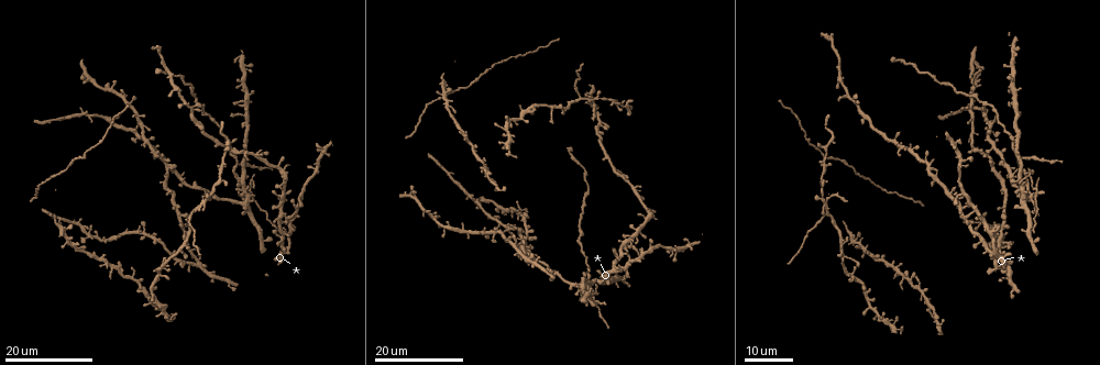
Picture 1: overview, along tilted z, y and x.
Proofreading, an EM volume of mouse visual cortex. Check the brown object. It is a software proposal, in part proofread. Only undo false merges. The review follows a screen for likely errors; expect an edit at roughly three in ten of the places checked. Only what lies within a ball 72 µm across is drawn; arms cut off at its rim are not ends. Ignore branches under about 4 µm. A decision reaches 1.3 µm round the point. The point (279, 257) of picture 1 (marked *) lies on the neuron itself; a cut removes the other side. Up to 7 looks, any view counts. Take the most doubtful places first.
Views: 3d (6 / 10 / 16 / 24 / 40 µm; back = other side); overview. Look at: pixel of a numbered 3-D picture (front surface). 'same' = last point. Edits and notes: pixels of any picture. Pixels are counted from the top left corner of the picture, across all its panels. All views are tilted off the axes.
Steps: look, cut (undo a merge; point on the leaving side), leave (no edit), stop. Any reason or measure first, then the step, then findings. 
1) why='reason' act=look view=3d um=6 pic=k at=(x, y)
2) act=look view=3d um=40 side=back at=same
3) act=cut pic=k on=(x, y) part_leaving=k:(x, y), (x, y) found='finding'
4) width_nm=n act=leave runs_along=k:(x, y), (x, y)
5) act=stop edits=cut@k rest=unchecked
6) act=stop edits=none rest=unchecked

why='small branch off a trunk' act=look view=3d um=16 pic=1 at=(825, 203)

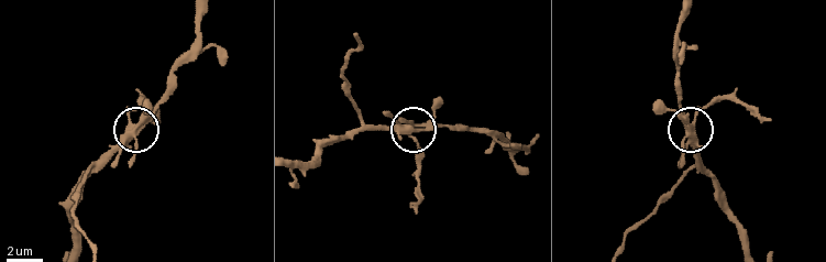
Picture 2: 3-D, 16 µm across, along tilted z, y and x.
act=look view=3d um=6 pic=2 at=(131, 125)

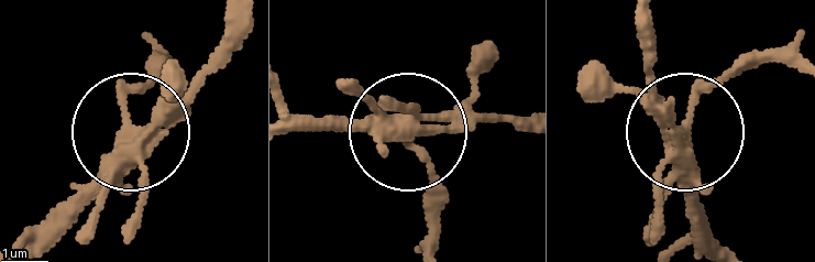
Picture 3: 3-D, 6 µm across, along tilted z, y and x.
arms=4 act=leave runs_along=3:(652, 14), (657, 87), (684, 127), (746, 55) found='one neuron here'

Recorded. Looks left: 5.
why='four arms meet' act=look view=3d um=16 pic=1 at=(601, 124)

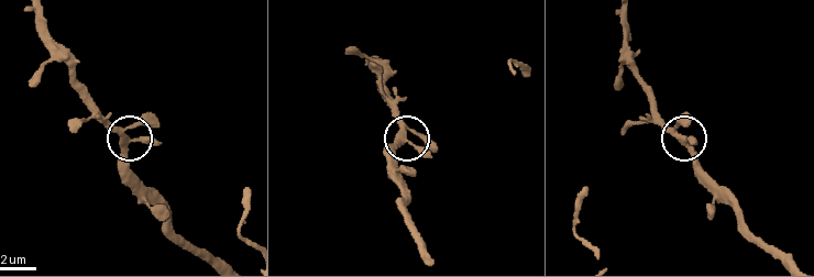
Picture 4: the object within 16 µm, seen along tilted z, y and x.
why='zoom in' act=look view=3d um=10 pic=4 at=(127, 139)

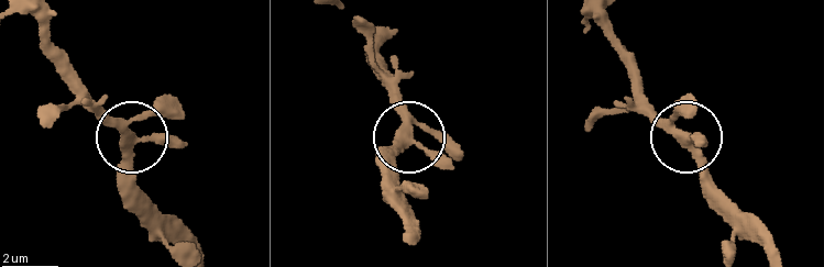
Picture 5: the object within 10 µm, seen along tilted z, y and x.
side_arm_um=21 arms=4 act=leave found='continuous, no second neuron'

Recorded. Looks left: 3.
act=look view=3d um=16 pic=1 at=(196, 263)

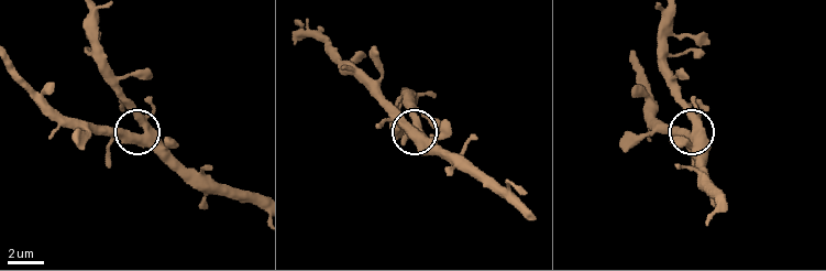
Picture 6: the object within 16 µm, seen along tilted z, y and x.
act=look view=3d um=6 pic=6 at=(141, 143)

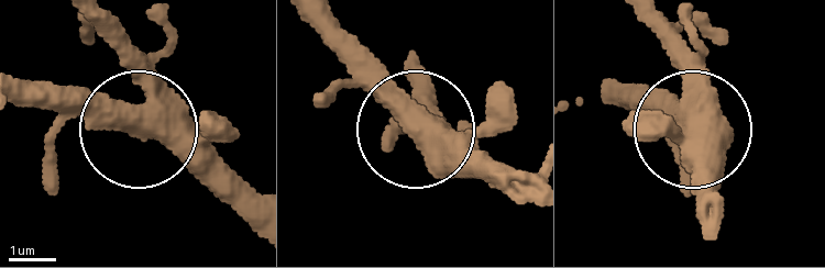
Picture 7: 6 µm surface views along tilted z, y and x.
side_arm_um=19 act=leave found='continuous, no second neuron'

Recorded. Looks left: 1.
act=stop edits=none rest=unchecked

